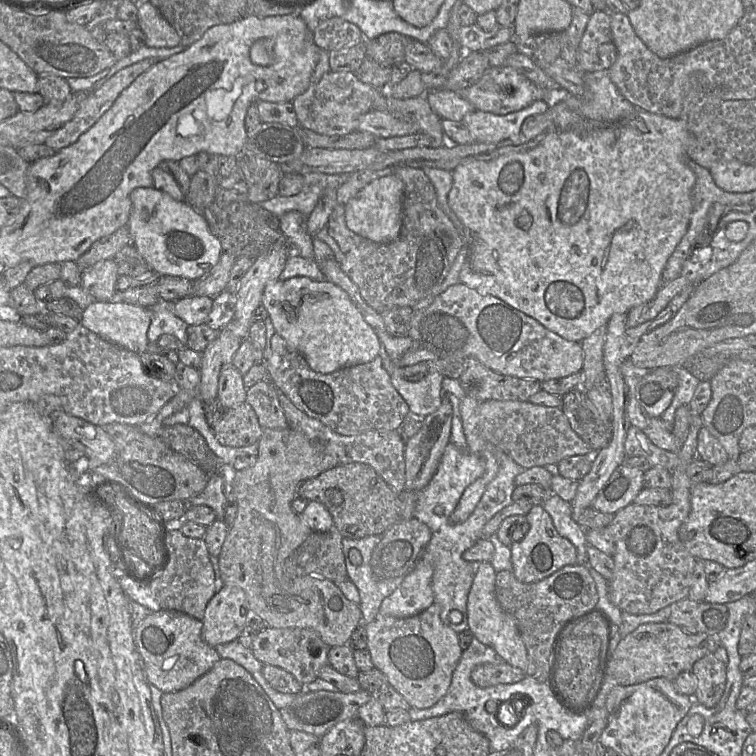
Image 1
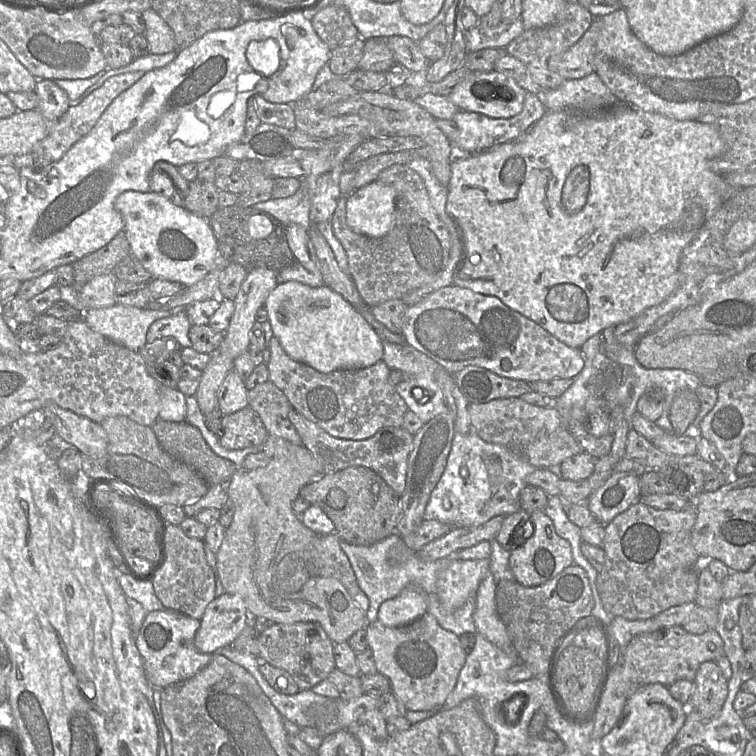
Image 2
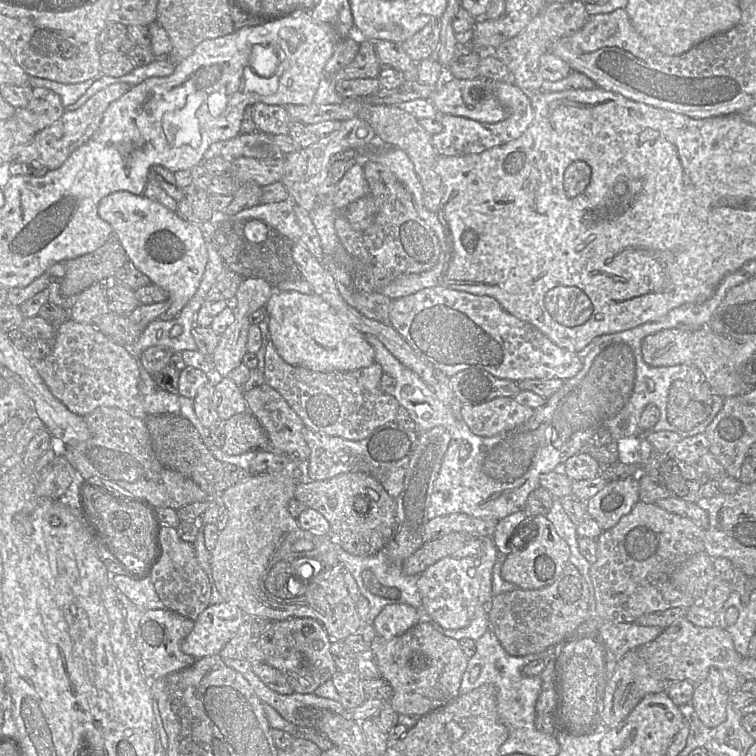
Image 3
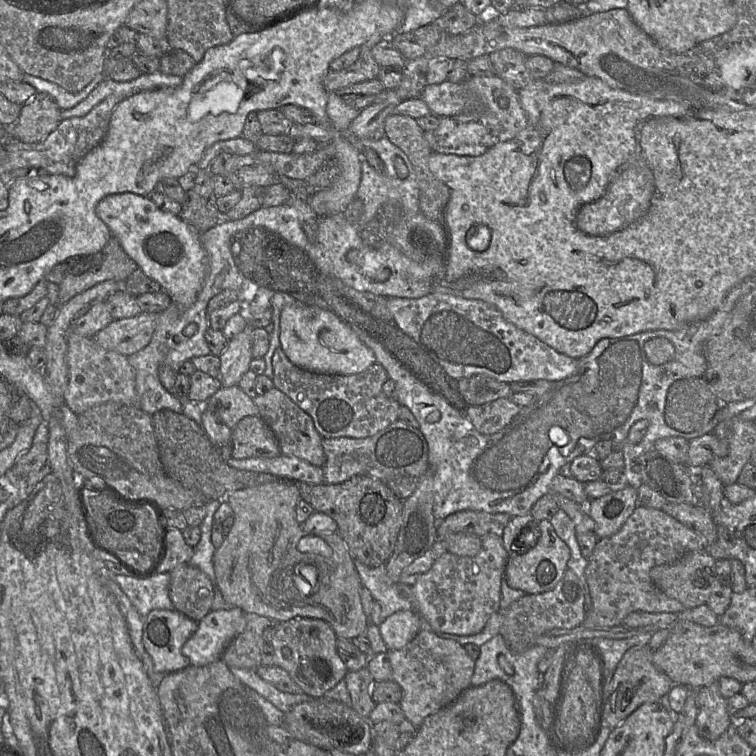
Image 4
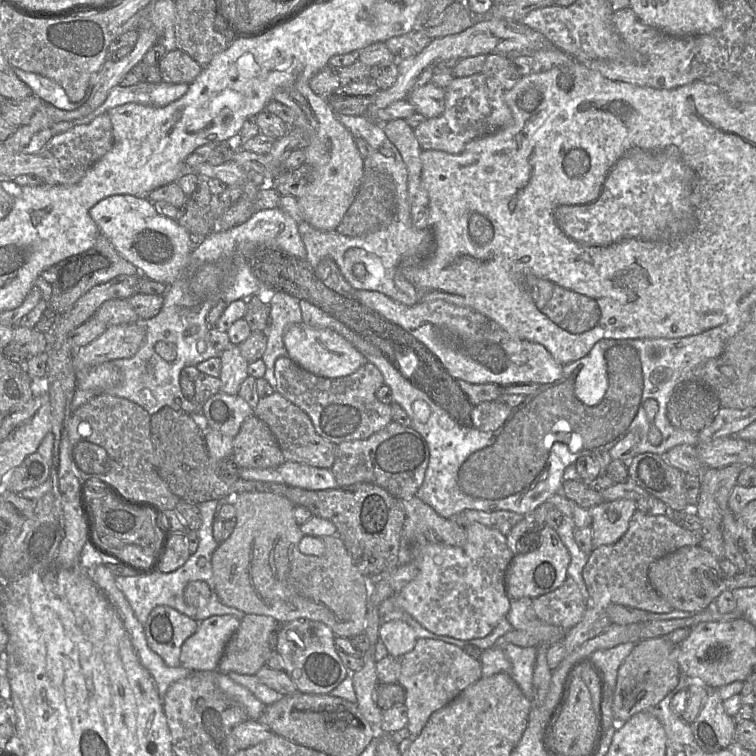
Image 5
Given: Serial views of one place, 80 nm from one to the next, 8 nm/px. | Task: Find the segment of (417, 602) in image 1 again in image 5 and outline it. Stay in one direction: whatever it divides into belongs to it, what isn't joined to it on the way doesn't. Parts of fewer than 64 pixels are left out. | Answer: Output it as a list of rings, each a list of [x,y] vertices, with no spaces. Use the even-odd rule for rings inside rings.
[[[395,619],[380,624],[379,639],[390,656],[400,659],[414,648],[417,637],[406,622]]]

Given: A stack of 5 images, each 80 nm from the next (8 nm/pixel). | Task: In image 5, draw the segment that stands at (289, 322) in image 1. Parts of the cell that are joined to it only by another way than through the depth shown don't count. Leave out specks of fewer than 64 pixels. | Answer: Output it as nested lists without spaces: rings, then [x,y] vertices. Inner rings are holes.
[[[304,323],[289,326],[283,336],[288,357],[306,371],[324,378],[353,374],[368,363],[366,357],[343,336],[331,329],[310,327]]]

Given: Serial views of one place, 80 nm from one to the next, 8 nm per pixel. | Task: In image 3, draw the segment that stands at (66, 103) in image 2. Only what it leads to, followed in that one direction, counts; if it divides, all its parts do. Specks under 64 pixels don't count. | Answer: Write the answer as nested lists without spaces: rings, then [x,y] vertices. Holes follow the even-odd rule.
[[[35,87],[27,107],[17,110],[14,116],[21,117],[36,131],[41,131],[58,121],[66,108],[58,94],[47,88]]]

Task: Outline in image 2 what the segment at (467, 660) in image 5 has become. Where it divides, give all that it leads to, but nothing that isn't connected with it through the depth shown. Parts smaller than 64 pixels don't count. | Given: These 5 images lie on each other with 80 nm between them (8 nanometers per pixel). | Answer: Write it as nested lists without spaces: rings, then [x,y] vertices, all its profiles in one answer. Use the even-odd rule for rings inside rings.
[[[426,612],[402,626],[388,627],[378,619],[365,627],[377,671],[388,678],[393,694],[408,711],[439,709],[452,692],[466,653],[459,636],[442,628],[434,615]]]

